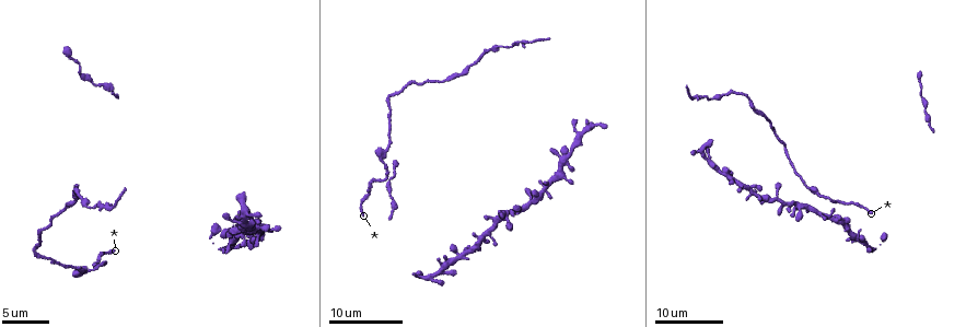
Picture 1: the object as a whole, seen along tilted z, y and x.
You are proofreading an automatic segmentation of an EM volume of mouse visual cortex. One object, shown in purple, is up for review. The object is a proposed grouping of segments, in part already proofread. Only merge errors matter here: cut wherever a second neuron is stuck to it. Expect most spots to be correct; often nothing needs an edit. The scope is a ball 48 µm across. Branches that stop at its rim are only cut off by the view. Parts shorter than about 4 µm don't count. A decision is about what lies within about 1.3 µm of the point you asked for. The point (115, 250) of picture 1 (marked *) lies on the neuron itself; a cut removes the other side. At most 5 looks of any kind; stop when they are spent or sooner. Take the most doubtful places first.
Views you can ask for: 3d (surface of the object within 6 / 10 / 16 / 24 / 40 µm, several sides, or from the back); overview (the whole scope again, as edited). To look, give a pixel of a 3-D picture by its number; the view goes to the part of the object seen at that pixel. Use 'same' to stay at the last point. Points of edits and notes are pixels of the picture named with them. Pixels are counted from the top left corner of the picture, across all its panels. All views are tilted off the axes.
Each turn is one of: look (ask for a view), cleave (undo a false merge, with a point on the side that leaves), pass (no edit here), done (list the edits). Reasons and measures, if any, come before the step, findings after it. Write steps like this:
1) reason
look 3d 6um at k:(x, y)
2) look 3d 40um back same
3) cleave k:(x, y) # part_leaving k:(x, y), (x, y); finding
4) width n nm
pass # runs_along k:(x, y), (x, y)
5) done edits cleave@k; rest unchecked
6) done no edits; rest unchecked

sudden change in width
look 3d 16um at 1:(388, 151)

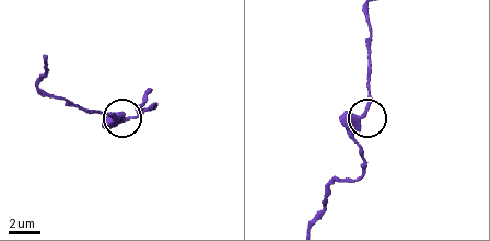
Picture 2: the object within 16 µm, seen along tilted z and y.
look 3d 6um at 2:(362, 114)

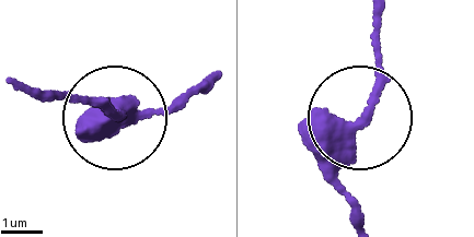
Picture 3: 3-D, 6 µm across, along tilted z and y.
pass # one neuron here

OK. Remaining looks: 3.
sudden change in width
look 3d 16um at 1:(87, 202)

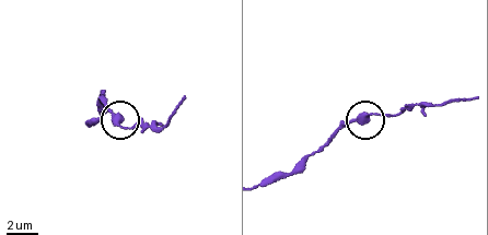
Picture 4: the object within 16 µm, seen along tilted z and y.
look 3d 10um at 4:(118, 124)

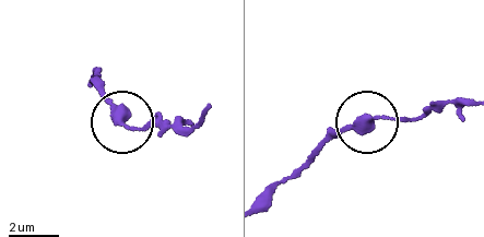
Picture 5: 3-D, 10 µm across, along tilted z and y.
pass # runs_along 5:(262, 198), (344, 131), (372, 120), (418, 118); all the same neuron

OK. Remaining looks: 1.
done no edits; rest unchecked

